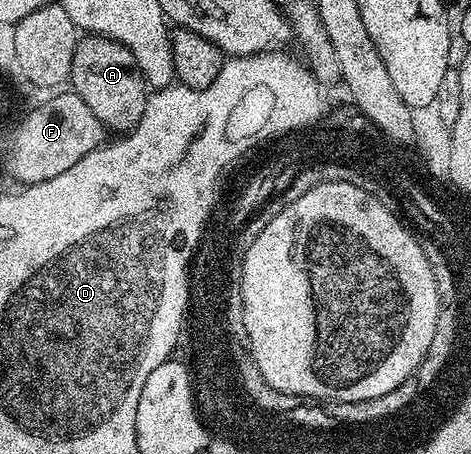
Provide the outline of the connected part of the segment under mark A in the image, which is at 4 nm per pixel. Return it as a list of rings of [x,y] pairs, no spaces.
[[[85,35],[77,43],[69,83],[90,112],[101,120],[107,131],[131,133],[145,112],[148,90],[137,62],[128,48],[100,35]]]

